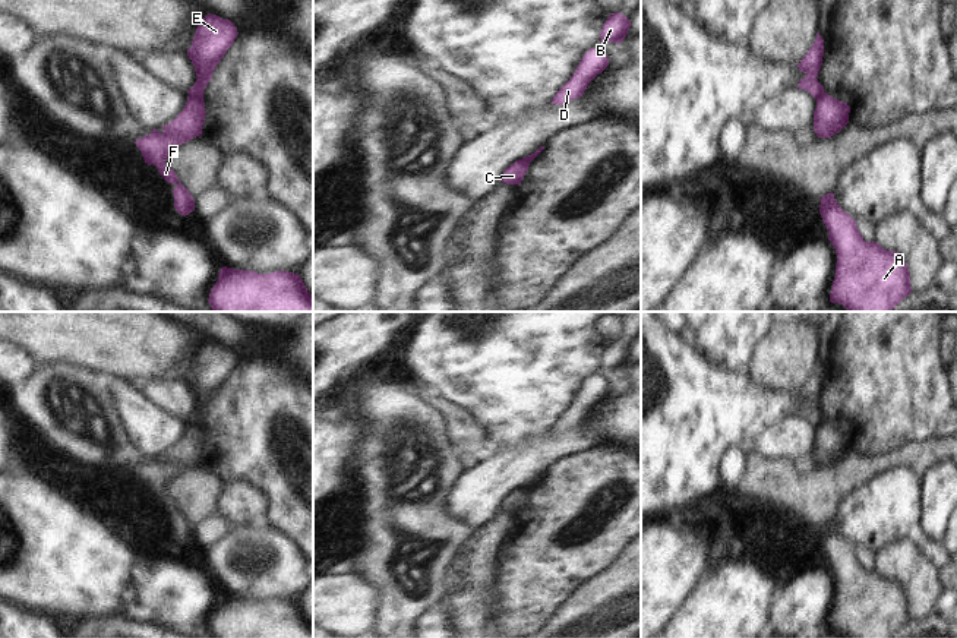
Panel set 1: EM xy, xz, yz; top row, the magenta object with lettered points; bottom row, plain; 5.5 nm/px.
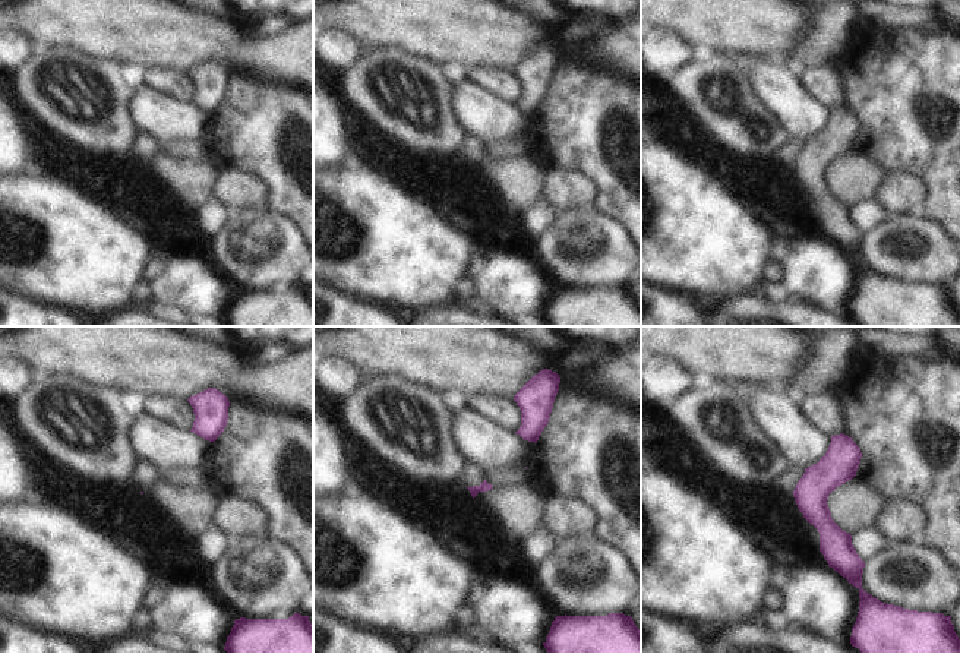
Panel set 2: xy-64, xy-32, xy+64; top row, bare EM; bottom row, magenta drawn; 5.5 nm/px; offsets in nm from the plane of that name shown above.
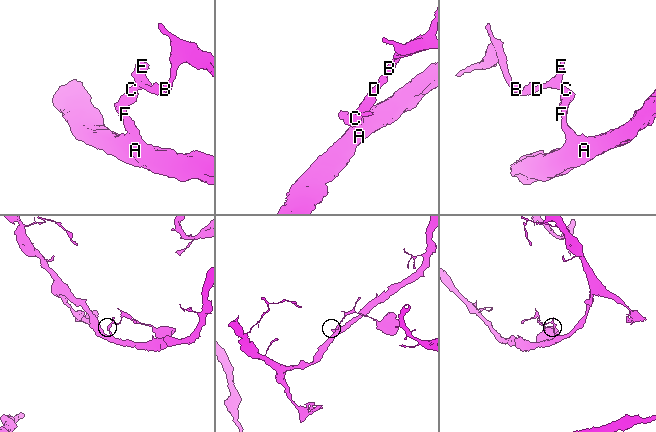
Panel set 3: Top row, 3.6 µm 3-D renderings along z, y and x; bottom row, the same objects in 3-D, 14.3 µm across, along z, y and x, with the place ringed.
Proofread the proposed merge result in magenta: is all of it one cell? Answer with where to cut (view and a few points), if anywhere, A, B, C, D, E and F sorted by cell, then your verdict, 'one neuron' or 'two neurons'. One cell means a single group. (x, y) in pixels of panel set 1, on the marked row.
cut in xy along (189, 94), (202, 100); A C F / B D E; two neurons

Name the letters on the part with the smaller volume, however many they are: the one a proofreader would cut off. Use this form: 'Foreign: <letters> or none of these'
Foreign: B, D, E

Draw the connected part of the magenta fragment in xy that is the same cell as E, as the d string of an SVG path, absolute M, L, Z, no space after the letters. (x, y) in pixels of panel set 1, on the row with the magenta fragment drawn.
M208 13L199 23L187 50L196 72L196 82L187 91L190 97L203 100L203 91L212 79L217 64L237 38L237 28L228 19Z

